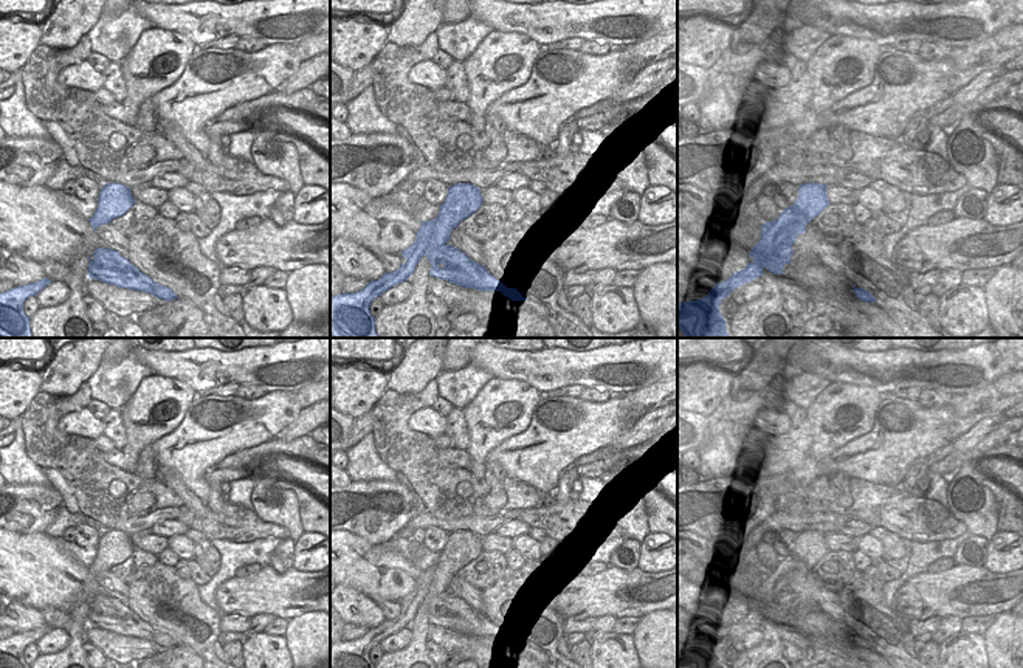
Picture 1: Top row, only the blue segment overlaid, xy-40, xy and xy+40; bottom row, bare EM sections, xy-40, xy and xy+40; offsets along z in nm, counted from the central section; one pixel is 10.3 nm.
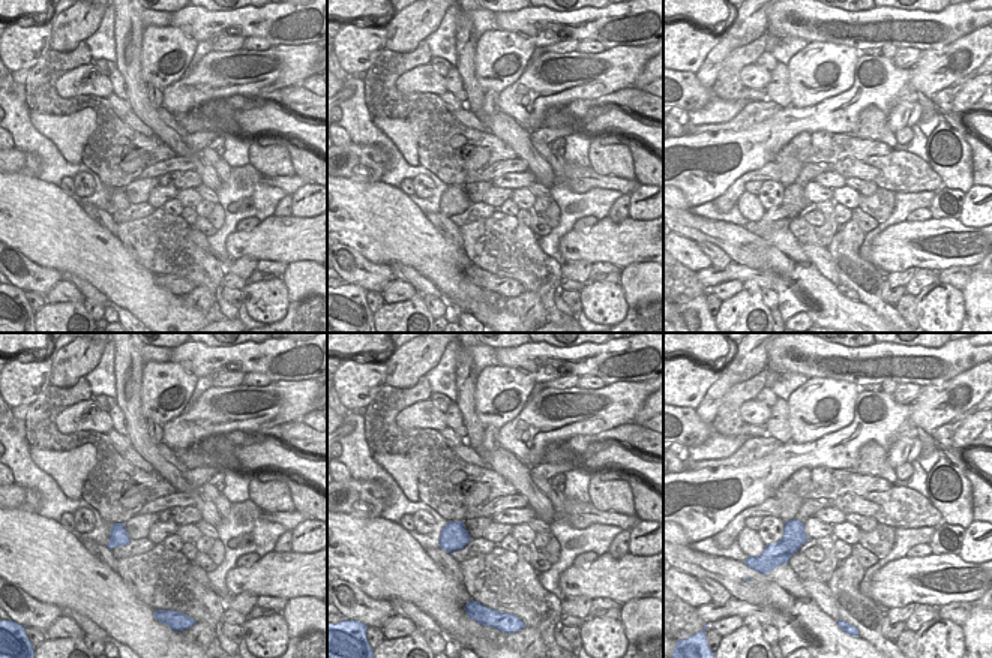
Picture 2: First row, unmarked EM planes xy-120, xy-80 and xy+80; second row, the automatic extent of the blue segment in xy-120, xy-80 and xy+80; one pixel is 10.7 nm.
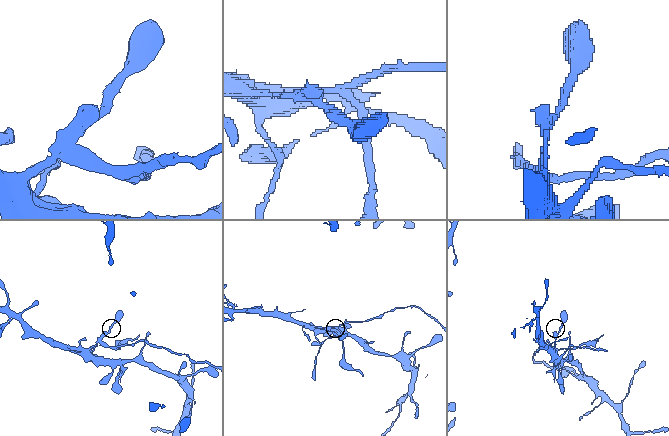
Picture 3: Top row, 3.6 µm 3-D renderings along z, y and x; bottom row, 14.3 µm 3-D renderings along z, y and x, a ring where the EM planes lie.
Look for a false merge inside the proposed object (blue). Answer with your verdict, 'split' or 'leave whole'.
split

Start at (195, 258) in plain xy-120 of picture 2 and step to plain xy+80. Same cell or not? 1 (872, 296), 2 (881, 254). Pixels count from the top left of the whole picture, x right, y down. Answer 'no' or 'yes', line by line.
1: yes
2: no

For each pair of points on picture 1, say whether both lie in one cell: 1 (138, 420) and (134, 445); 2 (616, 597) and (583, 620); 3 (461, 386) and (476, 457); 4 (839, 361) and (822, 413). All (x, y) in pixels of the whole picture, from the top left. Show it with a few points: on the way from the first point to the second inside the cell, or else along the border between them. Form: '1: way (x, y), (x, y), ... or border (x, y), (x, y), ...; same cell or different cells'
1: way (135, 425), (135, 439); same cell
2: border (595, 617), (574, 614), (566, 619); different cells
3: border (490, 378), (462, 408); different cells
4: border (834, 380), (859, 382), (870, 386); different cells

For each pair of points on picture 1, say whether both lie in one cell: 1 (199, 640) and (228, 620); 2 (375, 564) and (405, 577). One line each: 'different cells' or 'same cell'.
1: different cells
2: same cell

